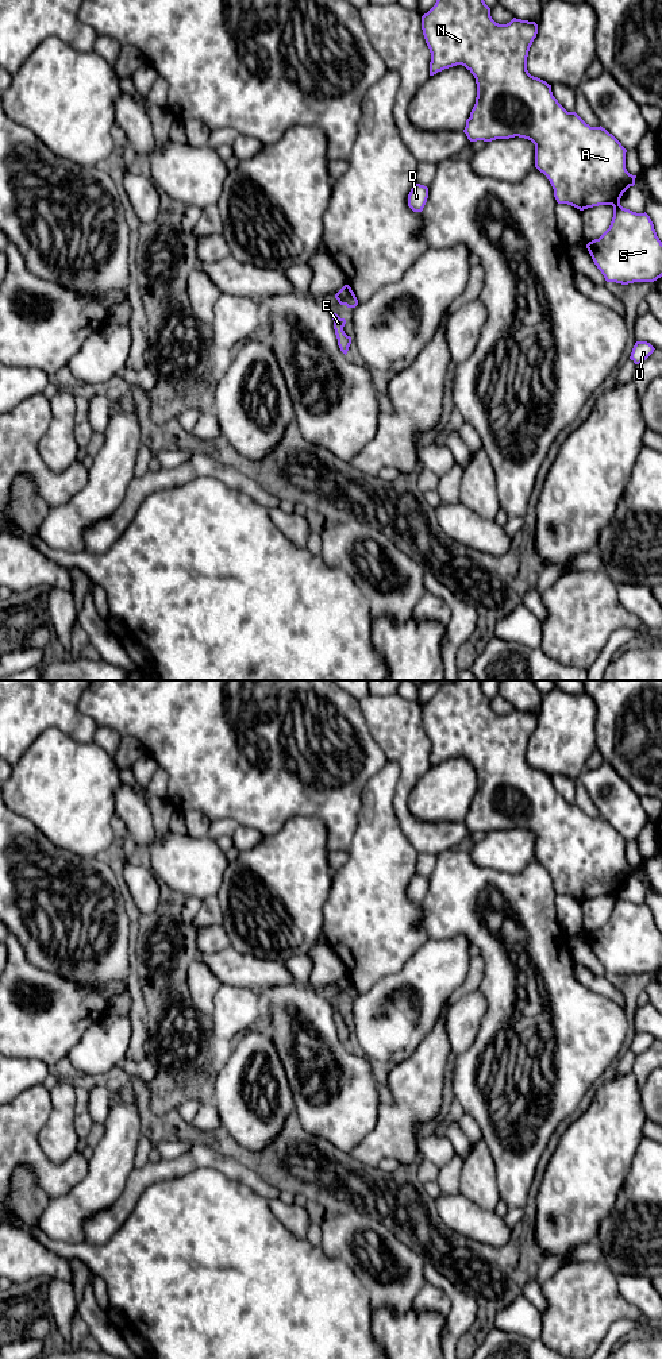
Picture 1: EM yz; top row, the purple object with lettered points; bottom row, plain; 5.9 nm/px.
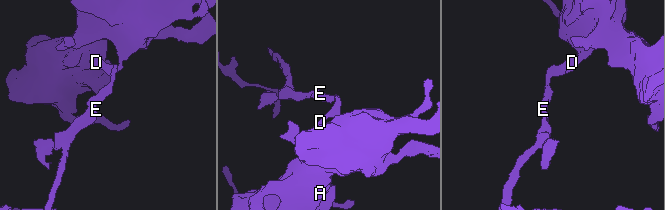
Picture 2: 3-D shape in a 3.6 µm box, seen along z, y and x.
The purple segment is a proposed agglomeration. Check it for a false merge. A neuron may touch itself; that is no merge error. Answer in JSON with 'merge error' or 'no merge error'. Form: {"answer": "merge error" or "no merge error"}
{"answer": "merge error"}

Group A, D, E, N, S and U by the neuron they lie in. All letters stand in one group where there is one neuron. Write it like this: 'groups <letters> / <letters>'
groups A D N S U / E

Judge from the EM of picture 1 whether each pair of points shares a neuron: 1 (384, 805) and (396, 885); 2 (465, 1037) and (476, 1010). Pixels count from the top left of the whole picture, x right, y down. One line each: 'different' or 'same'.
1: same
2: same

